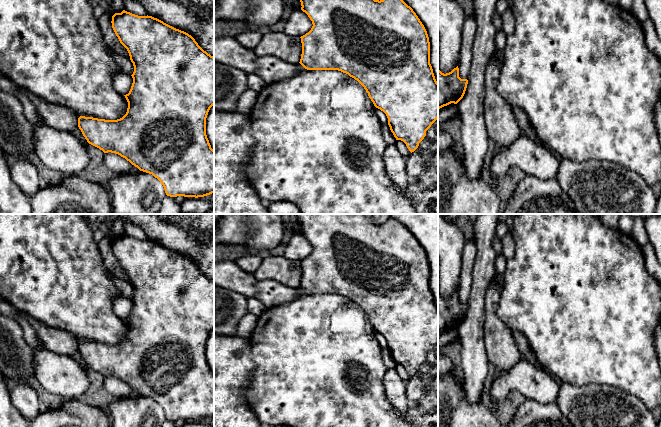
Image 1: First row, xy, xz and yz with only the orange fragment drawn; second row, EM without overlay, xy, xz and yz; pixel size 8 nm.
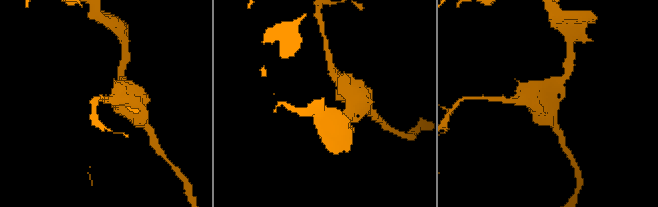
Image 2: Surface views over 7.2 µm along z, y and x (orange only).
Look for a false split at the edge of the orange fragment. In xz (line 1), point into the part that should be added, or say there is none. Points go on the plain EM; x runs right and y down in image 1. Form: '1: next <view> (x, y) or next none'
1: next none

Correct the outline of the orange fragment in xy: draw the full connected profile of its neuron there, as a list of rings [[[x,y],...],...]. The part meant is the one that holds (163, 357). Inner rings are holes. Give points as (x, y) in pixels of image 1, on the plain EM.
[[[123,234],[121,237],[115,237],[112,240],[111,247],[120,267],[127,273],[134,290],[134,296],[131,299],[133,302],[131,313],[128,318],[124,319],[128,326],[128,332],[126,338],[117,344],[80,340],[78,342],[78,351],[83,360],[89,368],[99,372],[104,377],[111,376],[118,378],[140,395],[152,398],[161,406],[167,420],[198,422],[214,417],[214,374],[211,372],[206,359],[206,342],[210,332],[214,329],[214,281],[204,275],[188,257],[176,253],[152,240],[138,240]]]

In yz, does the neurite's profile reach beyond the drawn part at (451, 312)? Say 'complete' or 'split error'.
complete

